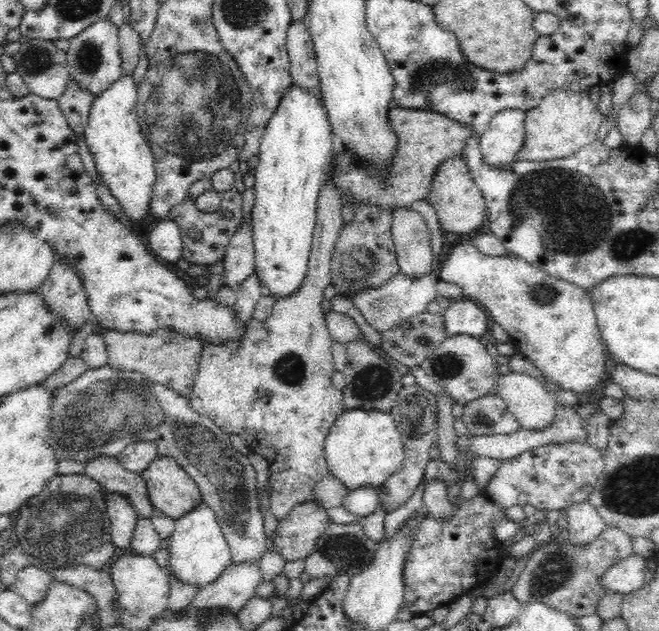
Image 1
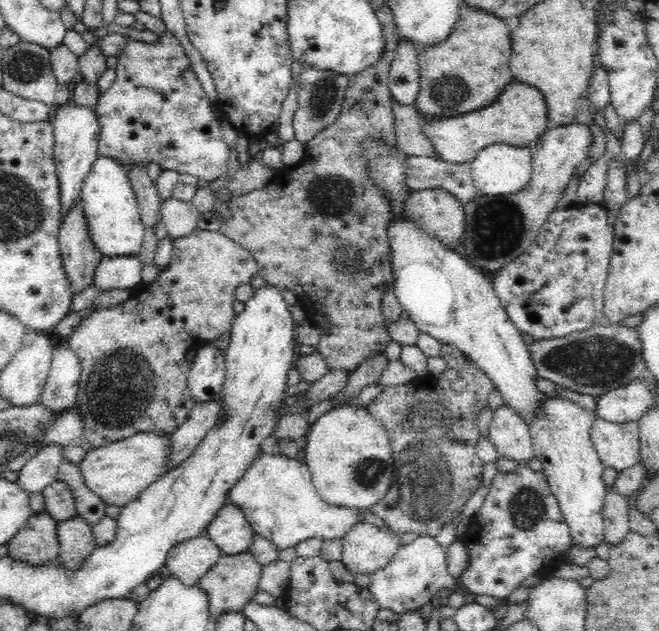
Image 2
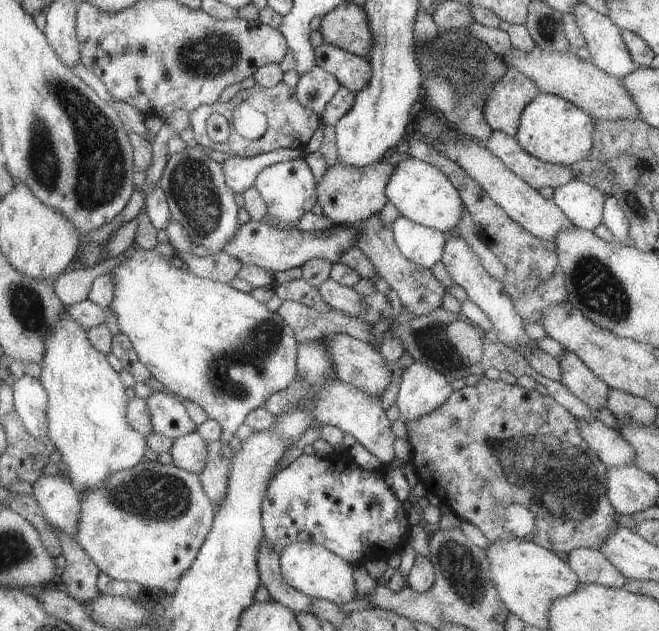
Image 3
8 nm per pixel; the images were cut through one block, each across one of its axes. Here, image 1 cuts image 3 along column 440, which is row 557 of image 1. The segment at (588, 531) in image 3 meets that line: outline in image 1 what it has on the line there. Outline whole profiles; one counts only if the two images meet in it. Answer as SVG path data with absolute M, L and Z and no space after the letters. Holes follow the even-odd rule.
M481 492L468 500L461 493L458 494L452 502L452 508L454 514L449 519L438 520L425 506L421 506L398 528L402 533L412 533L402 568L404 592L401 608L414 615L450 604L486 583L500 568L502 542L496 537L494 526L498 521L506 519L504 508ZM410 529L412 532L409 532Z

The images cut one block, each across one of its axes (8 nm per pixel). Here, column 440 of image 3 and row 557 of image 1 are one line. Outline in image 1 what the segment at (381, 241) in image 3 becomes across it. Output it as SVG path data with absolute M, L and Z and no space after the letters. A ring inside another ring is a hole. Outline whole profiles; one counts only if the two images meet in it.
M306 501L294 506L279 522L273 540L275 551L287 561L305 559L316 546L316 540L330 526L328 508L316 502Z

